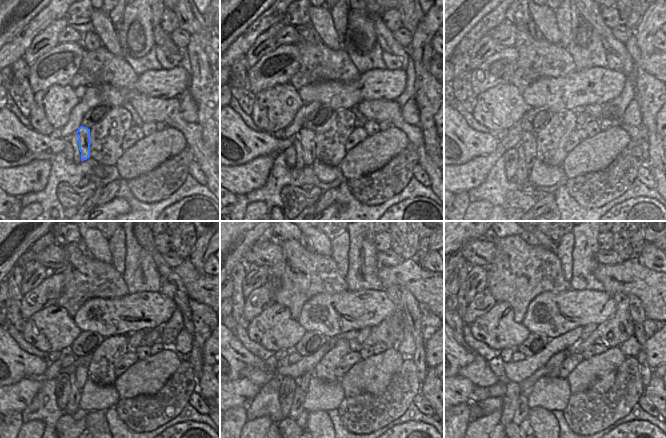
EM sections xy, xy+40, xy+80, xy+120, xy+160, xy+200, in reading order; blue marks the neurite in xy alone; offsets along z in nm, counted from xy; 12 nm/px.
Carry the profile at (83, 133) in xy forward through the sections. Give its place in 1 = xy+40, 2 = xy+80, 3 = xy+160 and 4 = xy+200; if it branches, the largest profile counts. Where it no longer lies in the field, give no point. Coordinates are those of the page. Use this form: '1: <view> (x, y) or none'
1: xy+40 (306, 137)
2: xy+80 (529, 141)
3: xy+160 (305, 380)
4: xy+200 (526, 392)

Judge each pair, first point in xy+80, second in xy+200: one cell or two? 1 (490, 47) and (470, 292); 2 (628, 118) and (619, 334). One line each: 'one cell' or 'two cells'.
1: one cell
2: two cells

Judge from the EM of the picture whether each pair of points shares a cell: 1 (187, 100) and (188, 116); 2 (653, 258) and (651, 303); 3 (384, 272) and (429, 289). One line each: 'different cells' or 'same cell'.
1: same cell
2: different cells
3: same cell

